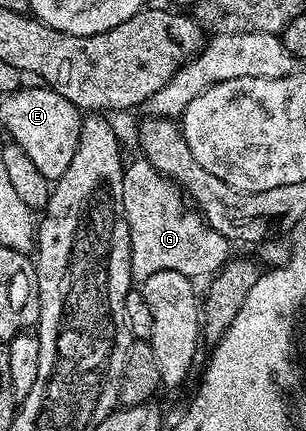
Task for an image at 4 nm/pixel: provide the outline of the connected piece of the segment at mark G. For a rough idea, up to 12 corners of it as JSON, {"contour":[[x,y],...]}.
{"contour":[[124,168],[132,277],[211,279],[230,260],[183,190]]}

